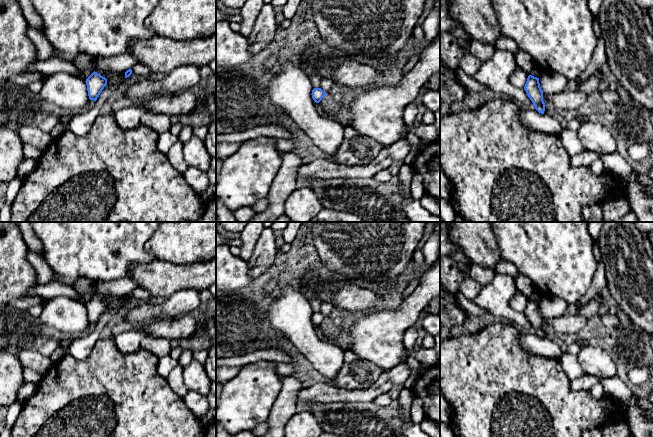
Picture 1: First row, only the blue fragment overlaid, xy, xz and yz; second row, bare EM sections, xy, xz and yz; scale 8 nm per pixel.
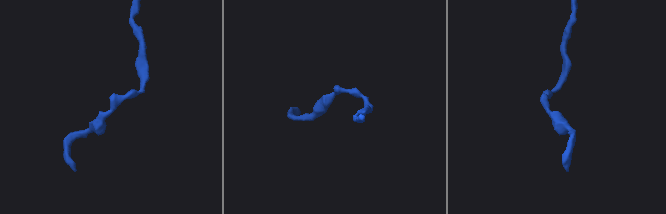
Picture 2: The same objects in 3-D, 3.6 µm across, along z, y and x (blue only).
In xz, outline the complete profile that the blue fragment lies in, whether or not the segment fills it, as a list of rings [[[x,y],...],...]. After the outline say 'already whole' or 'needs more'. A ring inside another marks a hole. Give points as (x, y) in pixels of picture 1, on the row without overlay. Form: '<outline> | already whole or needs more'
[[[314,312],[312,314],[312,322],[316,327],[319,327],[322,322],[326,319],[327,317],[324,316],[321,312]]] | already whole

